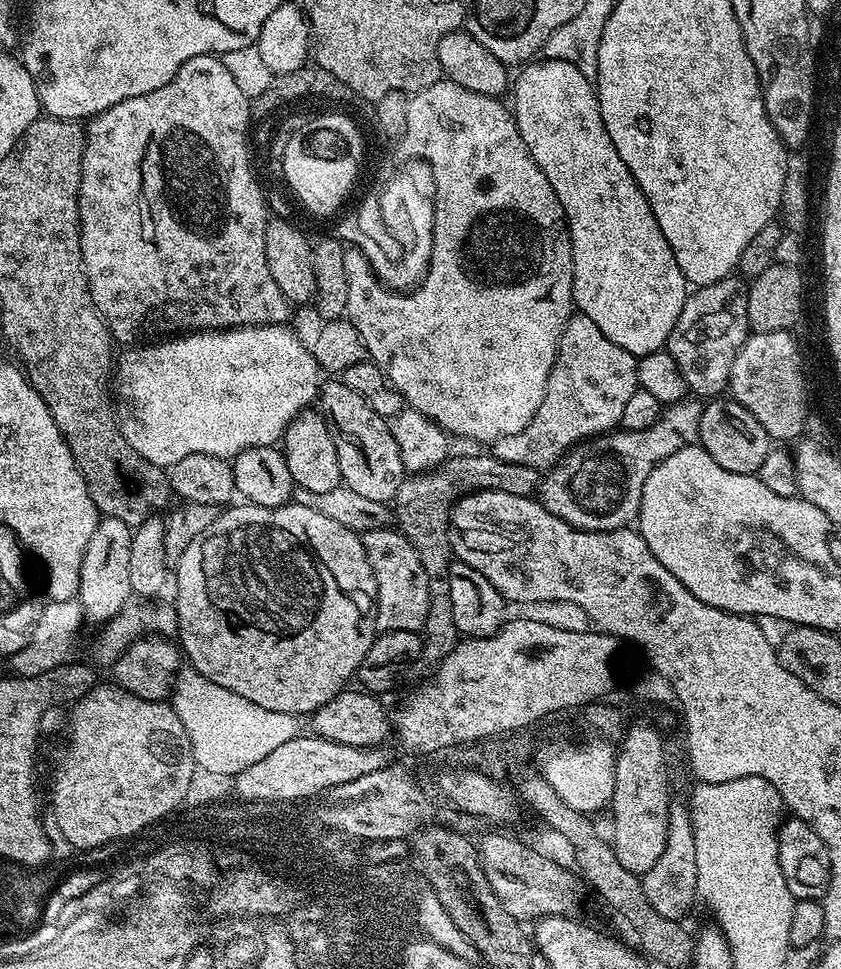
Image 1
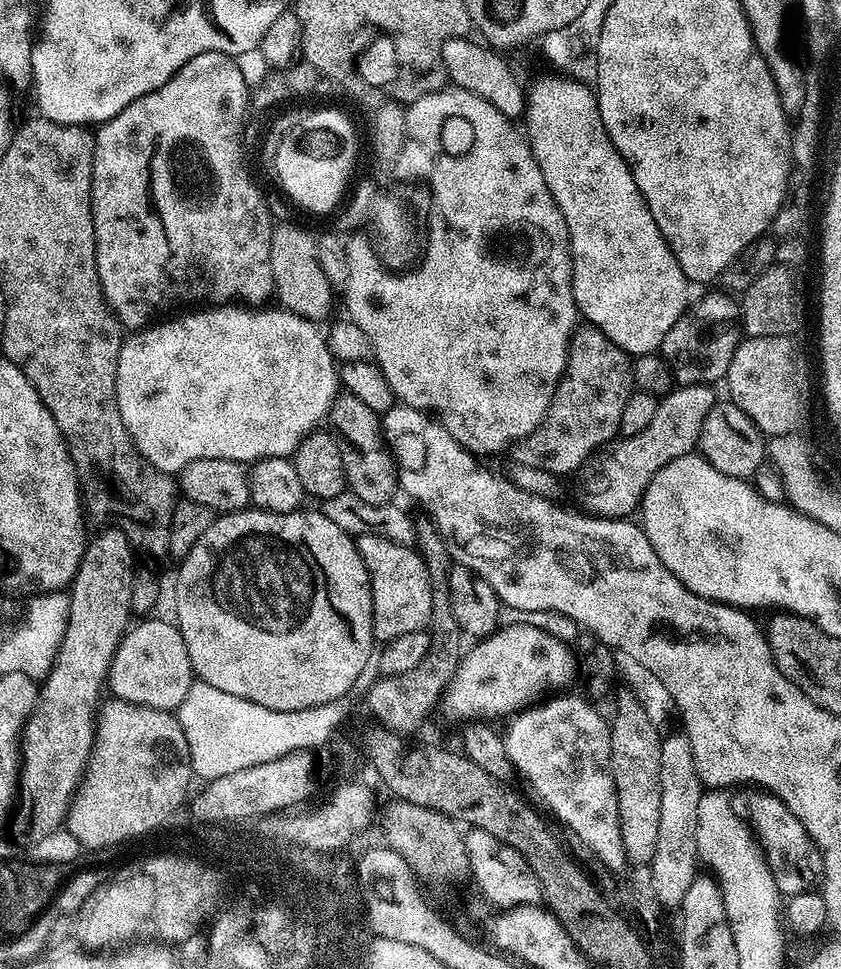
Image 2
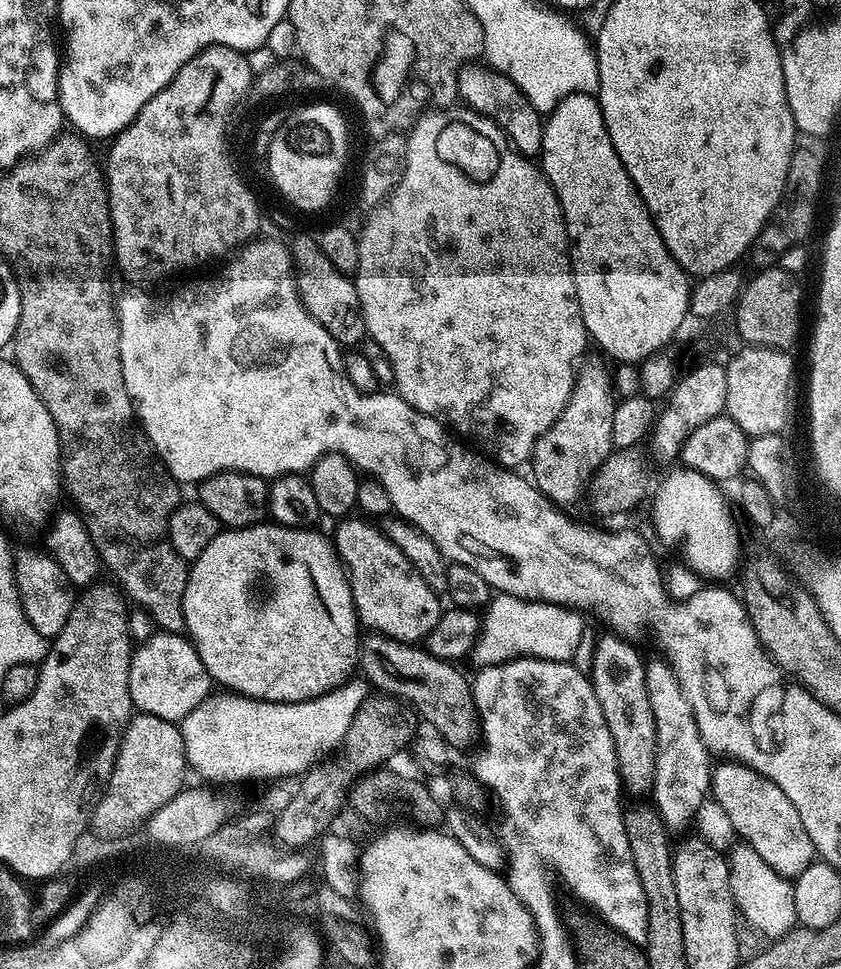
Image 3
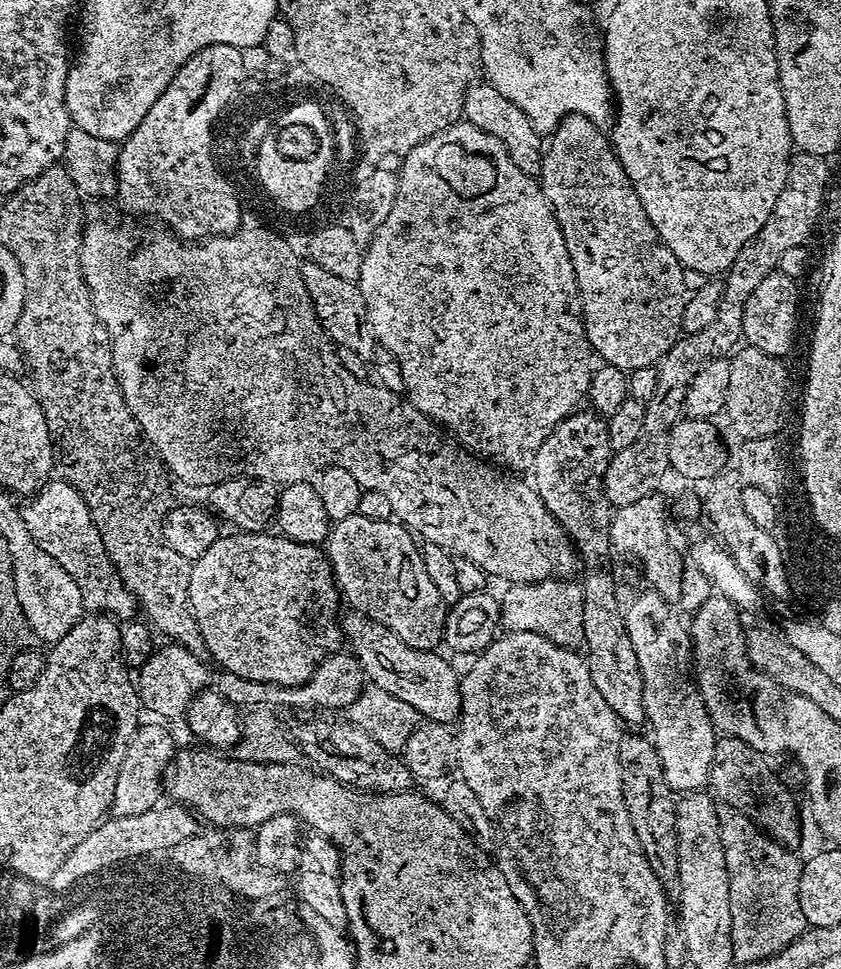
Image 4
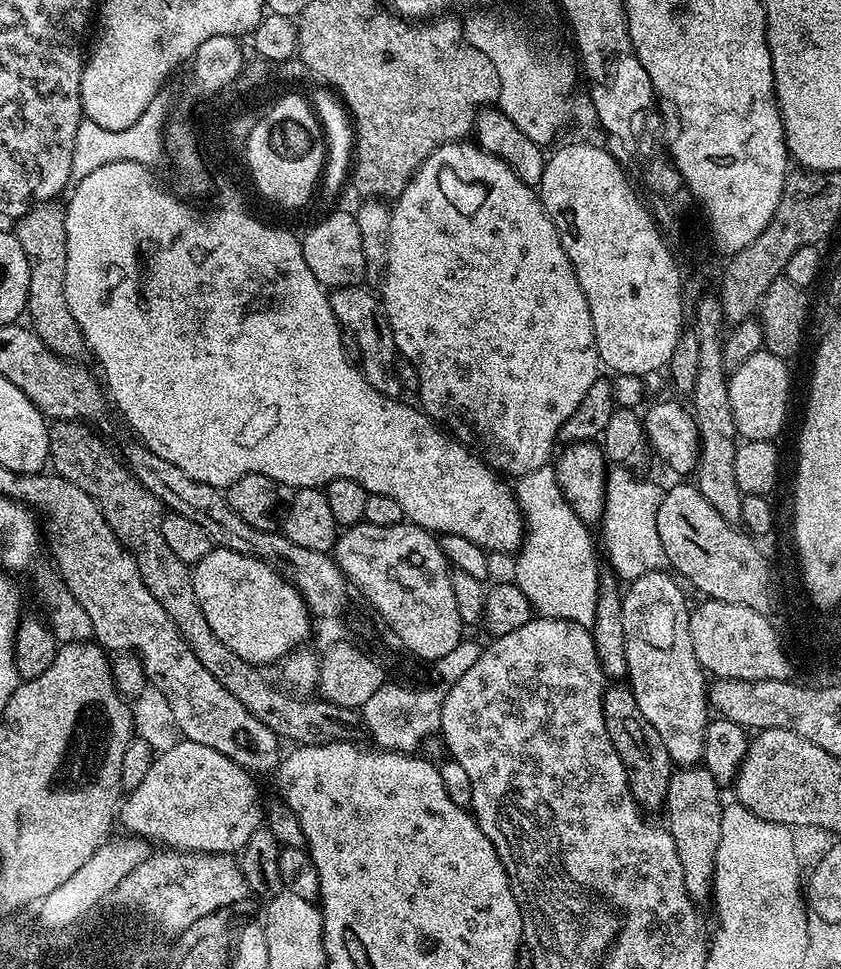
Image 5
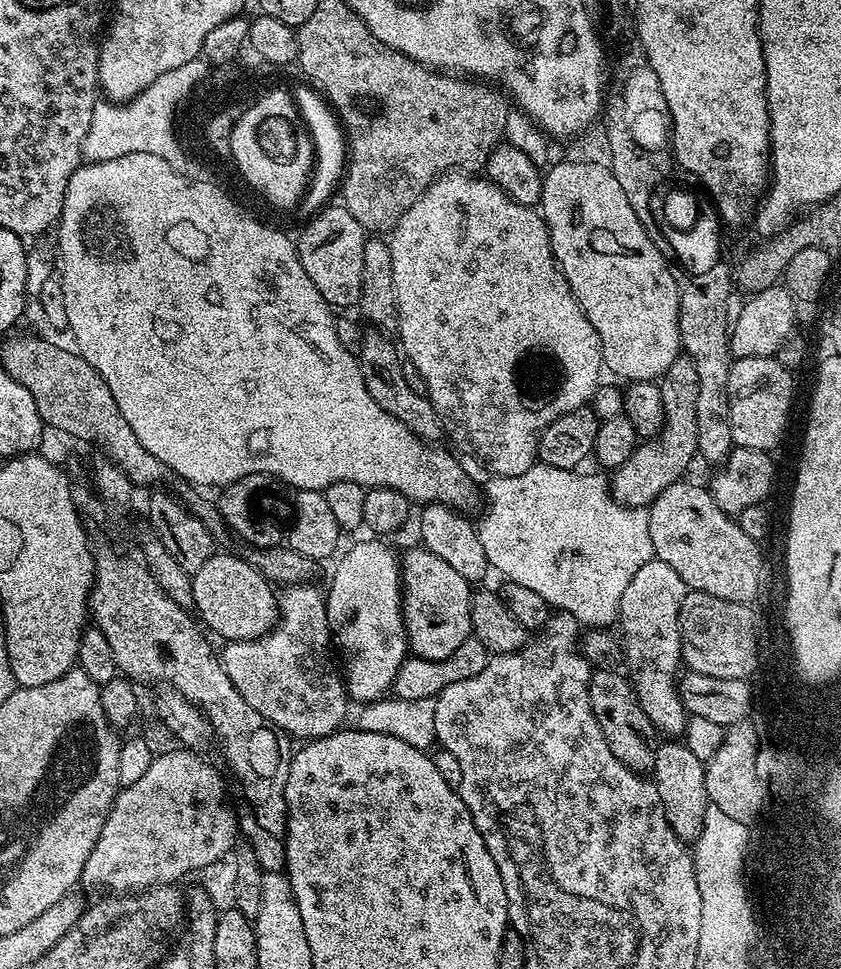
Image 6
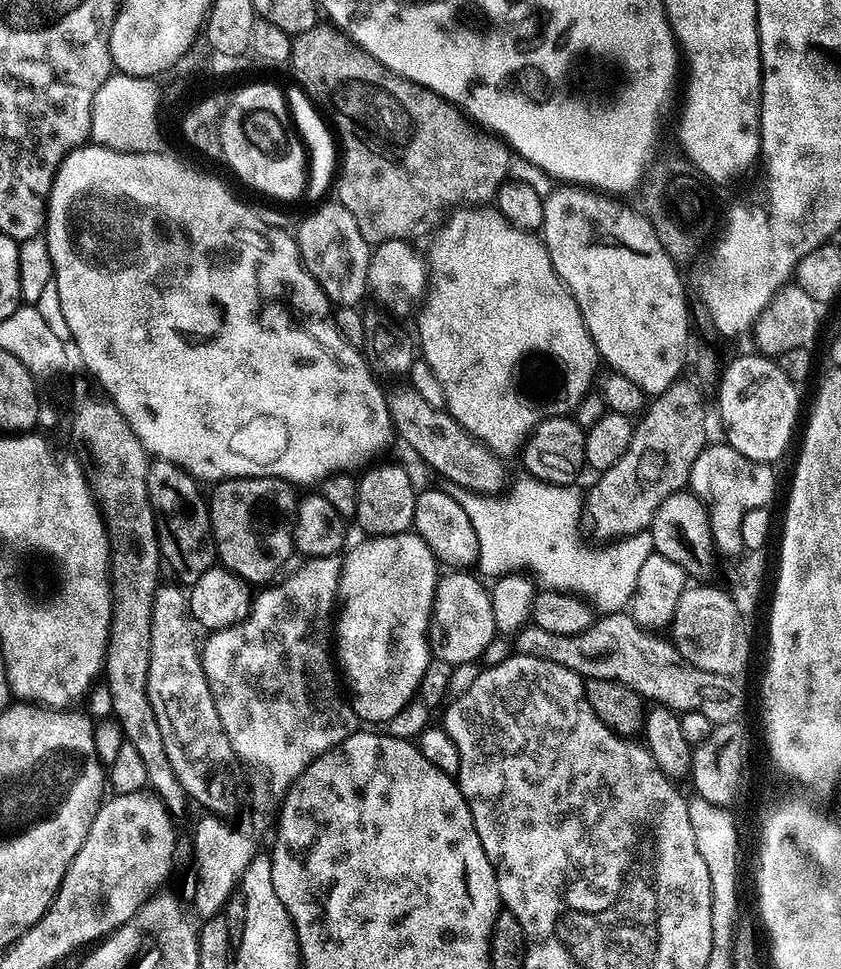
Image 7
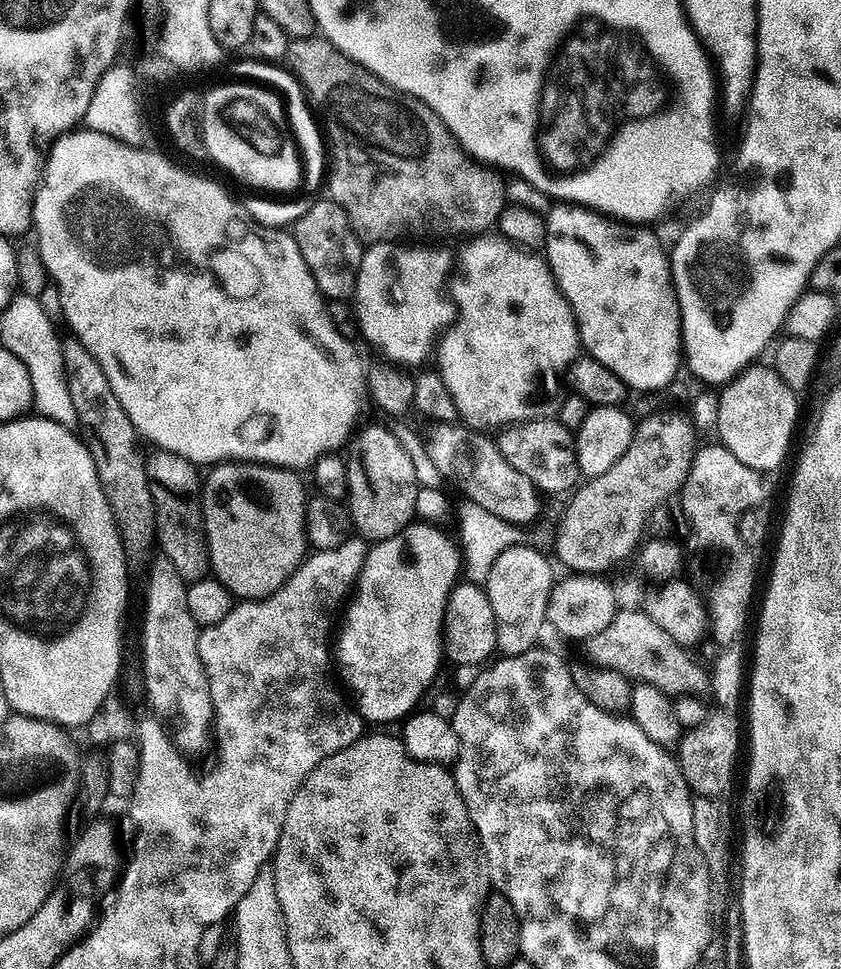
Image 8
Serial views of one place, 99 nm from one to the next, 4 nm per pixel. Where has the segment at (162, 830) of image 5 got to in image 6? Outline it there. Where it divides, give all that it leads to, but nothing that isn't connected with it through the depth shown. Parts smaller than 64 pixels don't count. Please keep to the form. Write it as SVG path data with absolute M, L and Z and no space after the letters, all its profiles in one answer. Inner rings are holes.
M176 746L173 752L164 752L153 755L150 762L150 770L146 770L146 774L142 774L142 778L138 778L138 782L121 787L120 793L116 795L114 806L110 810L110 814L106 818L106 826L102 826L102 834L98 834L98 842L94 842L94 850L90 850L90 858L86 858L86 866L80 875L80 884L86 886L89 884L92 888L108 888L112 894L131 894L139 892L146 888L154 888L157 884L173 884L180 882L187 872L196 872L199 868L208 868L211 864L216 864L224 855L233 851L232 843L238 840L238 816L232 813L230 805L224 801L224 780L220 777L220 772L212 764L207 764L200 757L201 753L196 750L189 750L183 746Z

